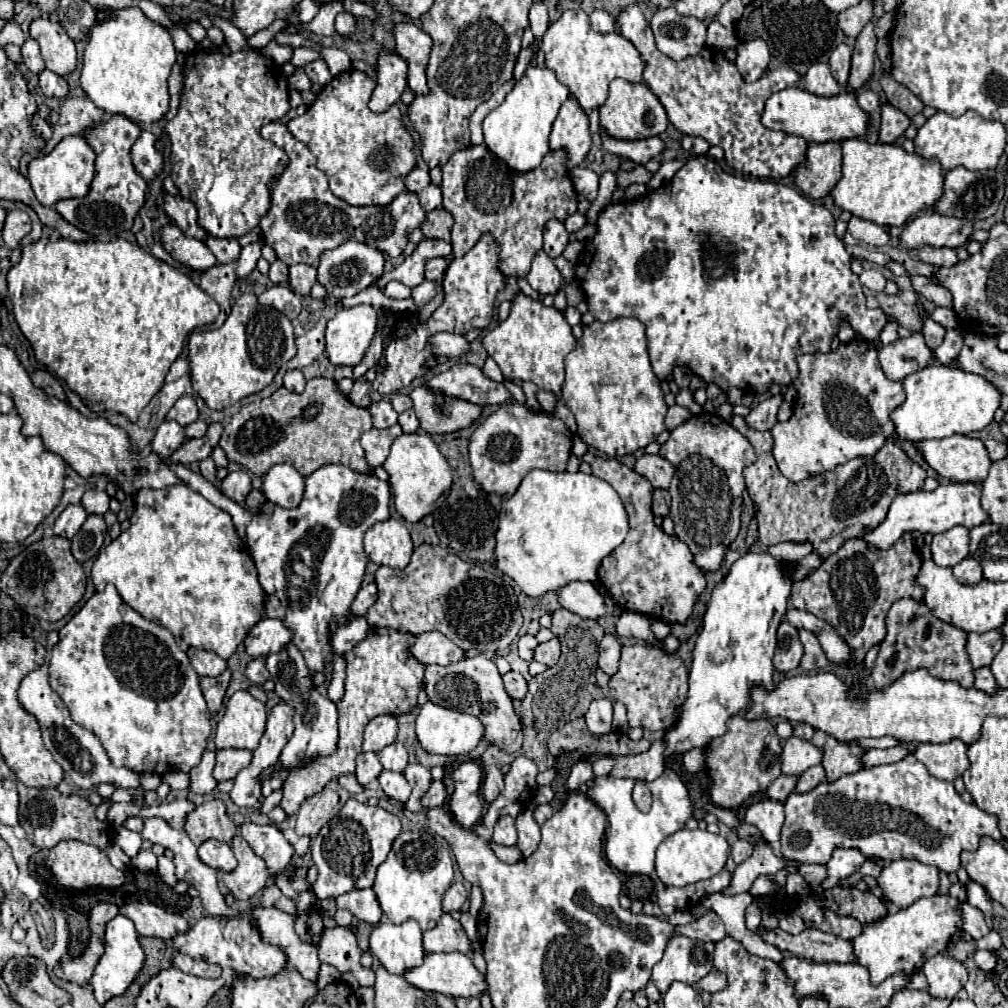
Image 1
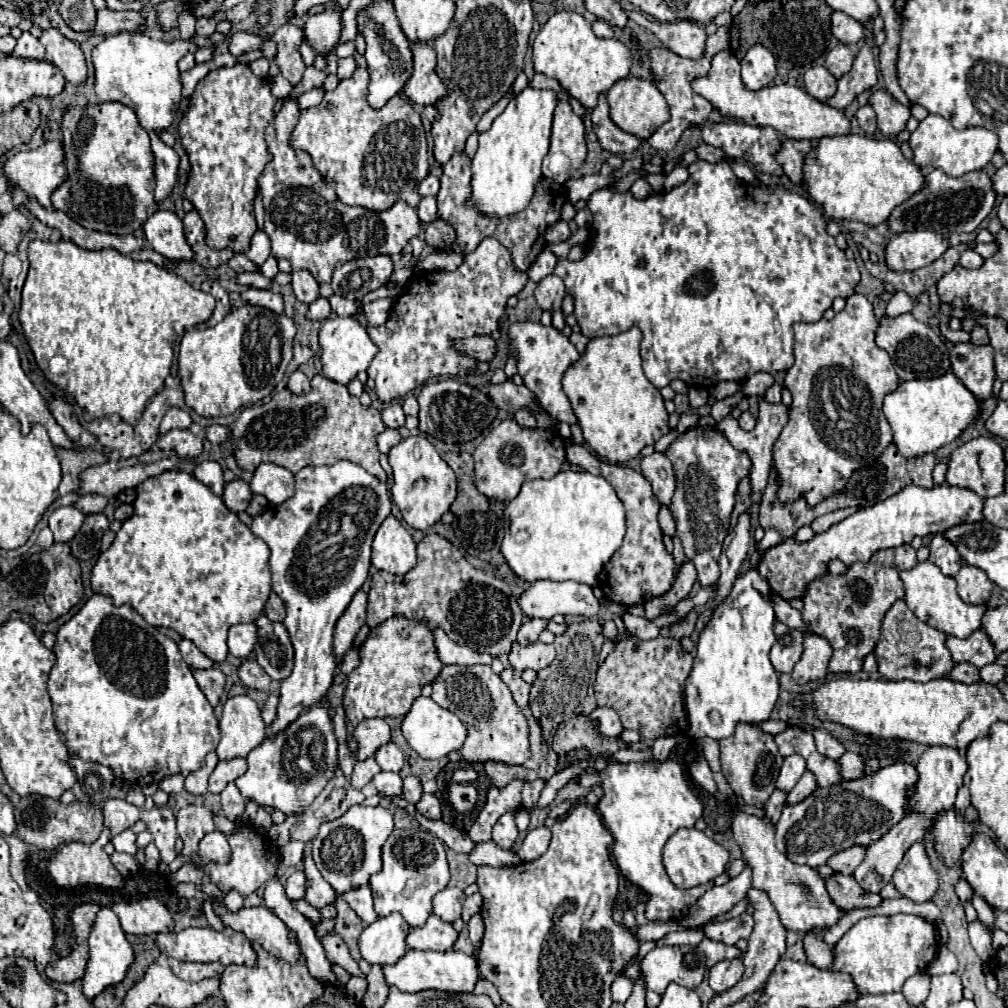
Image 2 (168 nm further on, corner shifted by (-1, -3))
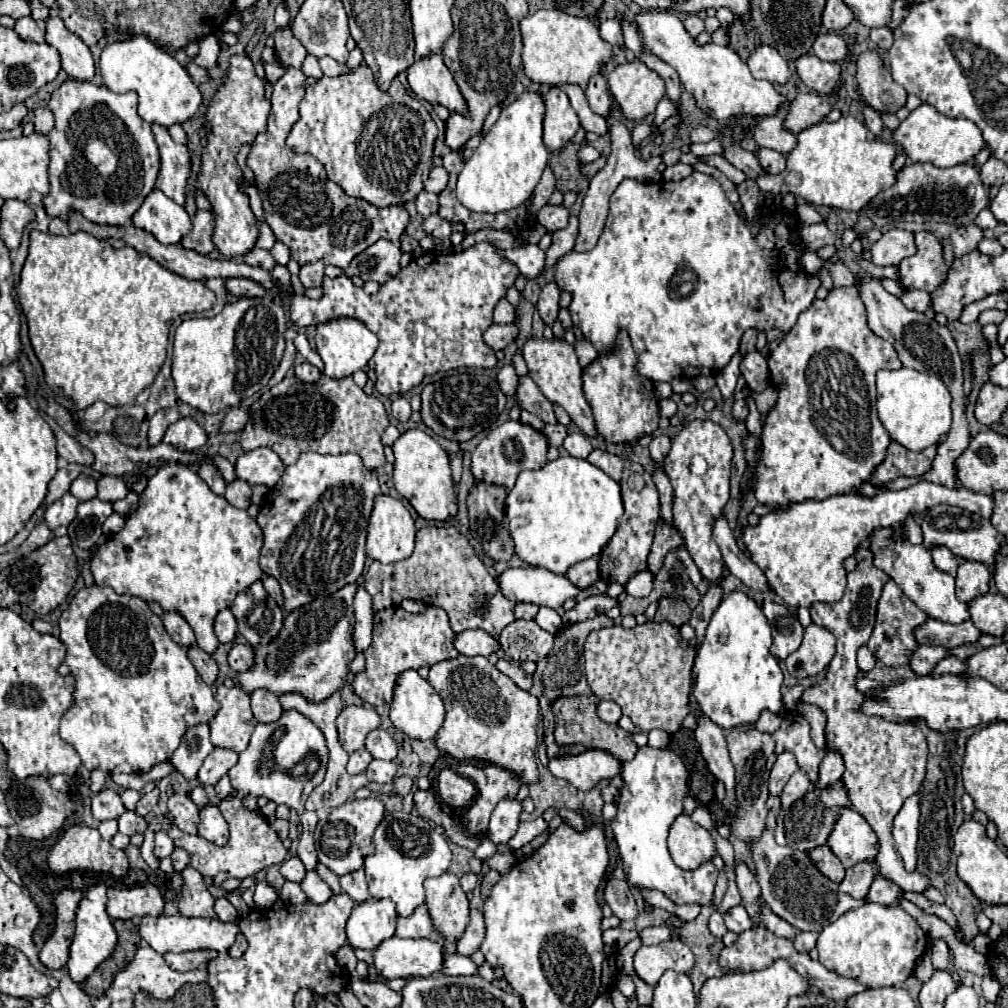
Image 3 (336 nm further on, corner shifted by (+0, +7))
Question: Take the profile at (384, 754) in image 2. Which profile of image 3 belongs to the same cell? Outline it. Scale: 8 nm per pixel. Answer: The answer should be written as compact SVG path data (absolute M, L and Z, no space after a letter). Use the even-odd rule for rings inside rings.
M381 728L373 730L367 740L365 740L365 748L371 752L373 758L381 758L381 760L393 760L397 756L397 744L393 740L393 736Z

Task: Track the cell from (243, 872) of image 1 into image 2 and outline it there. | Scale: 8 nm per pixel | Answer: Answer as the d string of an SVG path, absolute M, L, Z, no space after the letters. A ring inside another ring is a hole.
M238 824L238 830L230 834L230 848L232 848L232 858L228 864L218 864L218 862L208 862L204 864L204 872L210 878L212 884L216 884L224 894L230 890L238 890L242 896L252 894L258 890L264 882L270 882L276 876L278 870L278 848L272 848L272 842L264 832L258 832L252 824Z

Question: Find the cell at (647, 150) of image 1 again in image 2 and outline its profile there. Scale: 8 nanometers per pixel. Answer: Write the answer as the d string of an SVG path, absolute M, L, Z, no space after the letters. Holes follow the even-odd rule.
M598 96L598 106L590 114L594 124L594 134L598 136L604 150L610 150L614 154L620 152L634 152L640 146L640 140L622 128L616 128L616 124L610 120L610 108L606 102L606 96Z

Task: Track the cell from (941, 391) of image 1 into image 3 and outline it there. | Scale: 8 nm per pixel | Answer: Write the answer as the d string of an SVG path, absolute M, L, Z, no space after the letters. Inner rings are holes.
M911 368L881 370L877 374L877 412L889 436L913 452L941 442L953 422L951 392L943 380L935 374L923 374Z

